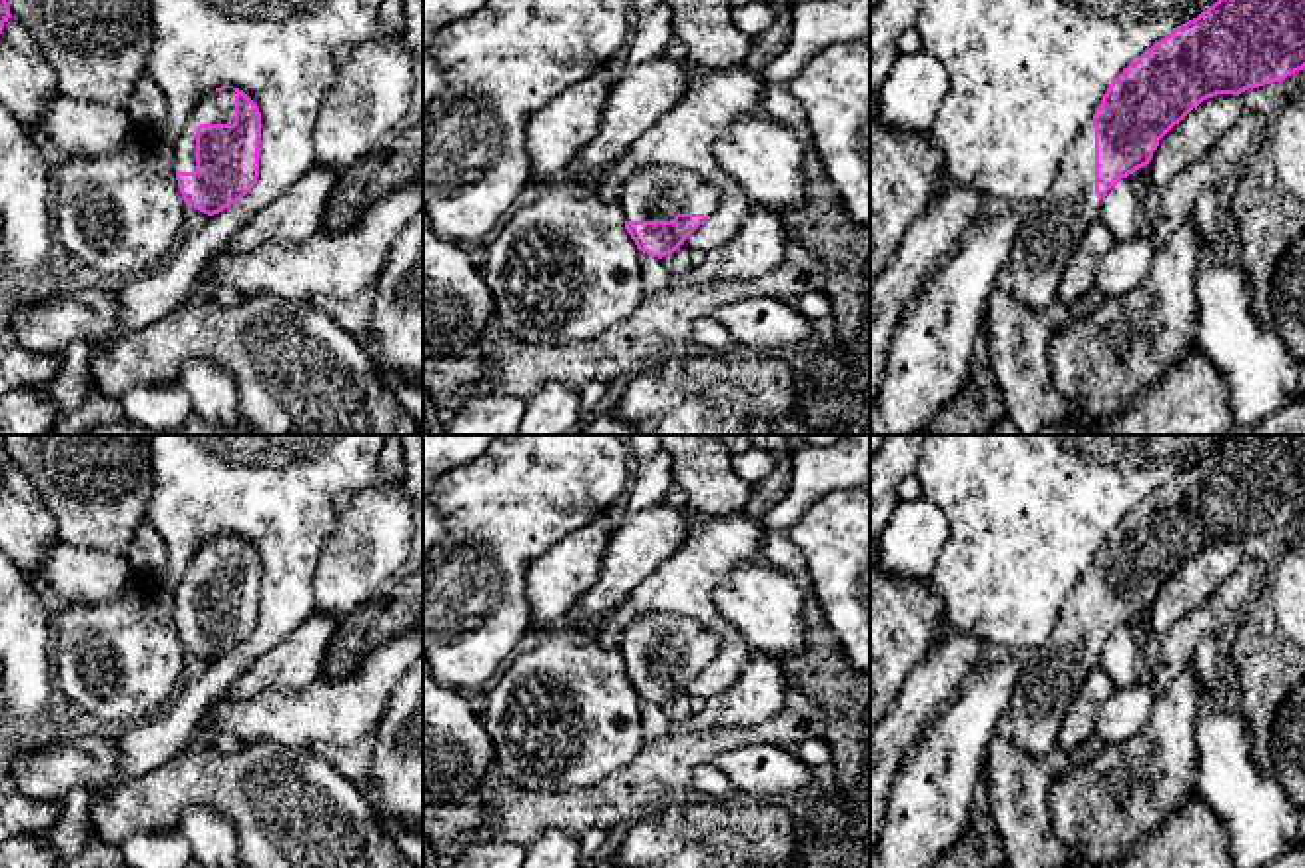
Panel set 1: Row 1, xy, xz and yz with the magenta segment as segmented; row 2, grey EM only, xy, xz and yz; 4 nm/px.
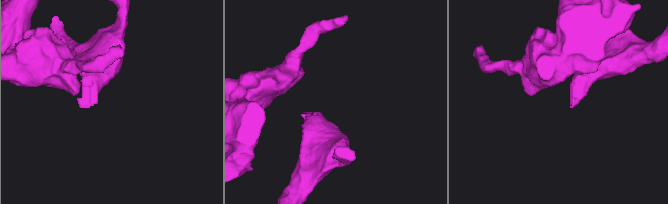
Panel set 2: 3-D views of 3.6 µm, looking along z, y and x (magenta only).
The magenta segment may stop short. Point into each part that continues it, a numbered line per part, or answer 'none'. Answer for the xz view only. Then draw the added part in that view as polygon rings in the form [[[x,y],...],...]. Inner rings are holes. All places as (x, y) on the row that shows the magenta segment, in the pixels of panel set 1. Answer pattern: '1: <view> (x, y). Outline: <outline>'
1: xz (655, 192). Outline: [[[672,164],[643,166],[621,188],[625,221],[672,221],[676,214],[712,216],[722,200],[718,186]]]

